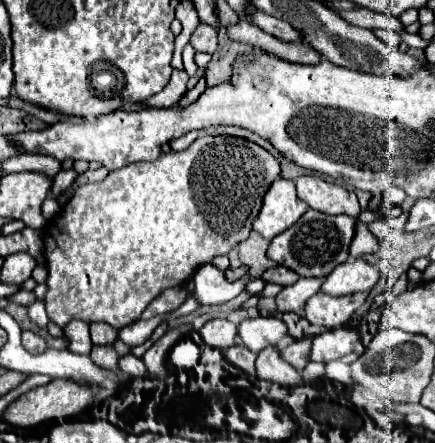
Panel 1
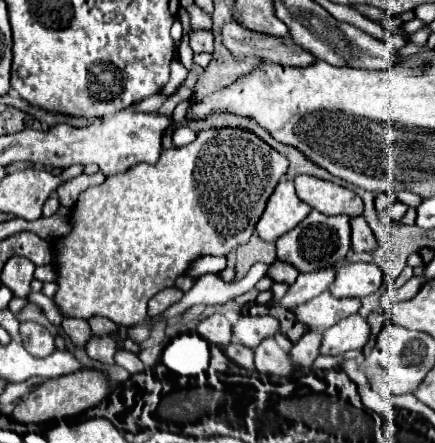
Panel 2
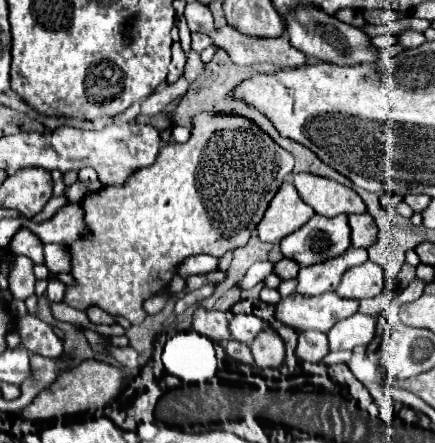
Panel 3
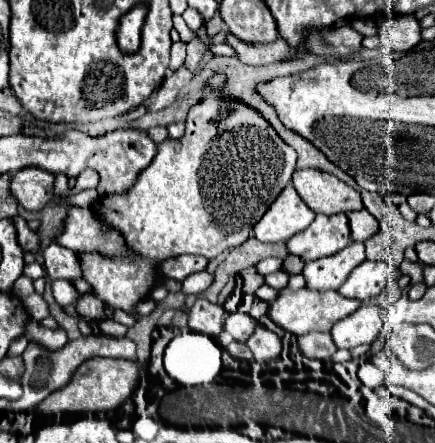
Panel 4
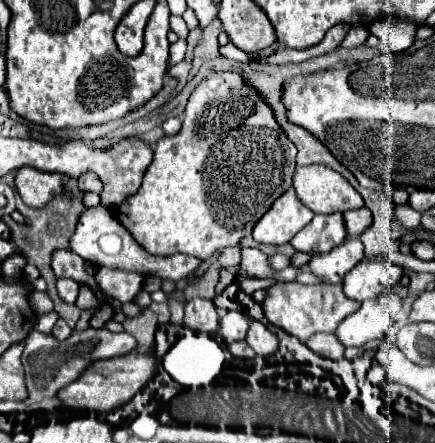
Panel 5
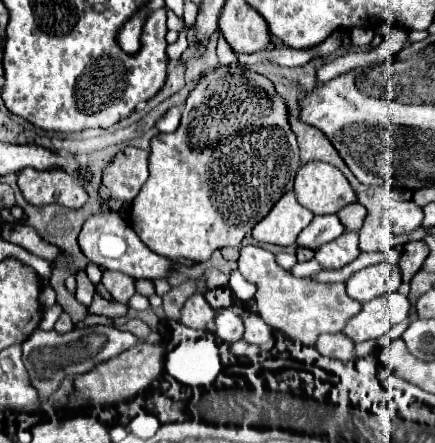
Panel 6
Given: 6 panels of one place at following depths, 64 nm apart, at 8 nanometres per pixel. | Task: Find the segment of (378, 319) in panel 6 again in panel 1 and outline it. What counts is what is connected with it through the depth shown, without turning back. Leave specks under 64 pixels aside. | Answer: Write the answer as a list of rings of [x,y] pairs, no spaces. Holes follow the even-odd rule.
[[[342,326],[336,330],[326,330],[324,334],[312,338],[310,360],[328,364],[328,362],[338,360],[344,354],[352,352],[356,342],[360,342],[360,336],[358,336],[358,330],[354,330],[354,328]]]

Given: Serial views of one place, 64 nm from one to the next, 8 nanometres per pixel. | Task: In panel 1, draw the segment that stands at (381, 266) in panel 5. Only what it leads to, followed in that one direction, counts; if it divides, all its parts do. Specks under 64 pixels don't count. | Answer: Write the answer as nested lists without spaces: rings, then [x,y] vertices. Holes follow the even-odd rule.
[[[350,258],[344,264],[340,264],[340,268],[334,268],[332,276],[324,278],[320,292],[332,296],[364,292],[364,290],[372,290],[378,278],[380,274],[376,266],[368,264],[362,258]]]

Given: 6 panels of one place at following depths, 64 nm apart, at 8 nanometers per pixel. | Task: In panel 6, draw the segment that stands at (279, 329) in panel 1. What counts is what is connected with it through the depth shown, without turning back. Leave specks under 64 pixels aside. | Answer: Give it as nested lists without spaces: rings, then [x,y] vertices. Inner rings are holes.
[[[222,308],[214,320],[214,334],[228,344],[240,340],[244,334],[242,316],[238,312],[234,312],[232,308]]]

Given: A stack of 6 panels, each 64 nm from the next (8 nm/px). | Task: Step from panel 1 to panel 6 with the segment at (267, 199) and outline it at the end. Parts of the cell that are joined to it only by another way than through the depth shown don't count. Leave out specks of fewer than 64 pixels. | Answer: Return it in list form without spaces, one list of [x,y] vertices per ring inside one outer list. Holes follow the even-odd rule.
[[[288,192],[272,206],[272,212],[268,212],[268,216],[256,224],[252,238],[256,242],[290,246],[296,244],[296,236],[310,224],[312,218],[314,214],[298,204],[296,194]]]

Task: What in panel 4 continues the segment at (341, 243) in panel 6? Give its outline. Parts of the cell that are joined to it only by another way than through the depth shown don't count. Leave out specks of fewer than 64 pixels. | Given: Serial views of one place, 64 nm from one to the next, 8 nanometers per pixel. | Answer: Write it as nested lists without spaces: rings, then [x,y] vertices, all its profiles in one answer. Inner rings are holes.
[[[352,242],[344,252],[338,252],[336,256],[328,256],[324,260],[314,260],[312,264],[306,264],[302,274],[306,278],[306,288],[312,290],[338,290],[346,276],[356,268],[360,262],[366,260],[364,244]]]

